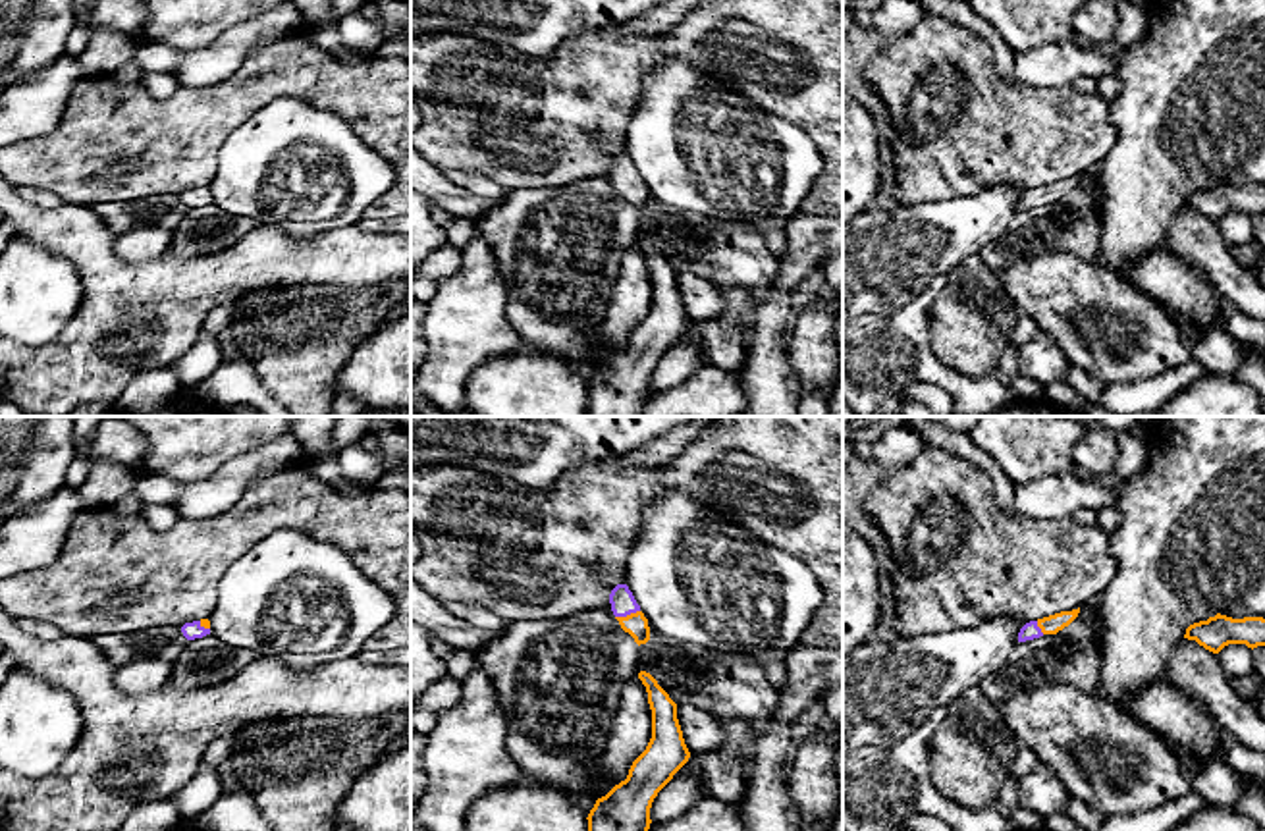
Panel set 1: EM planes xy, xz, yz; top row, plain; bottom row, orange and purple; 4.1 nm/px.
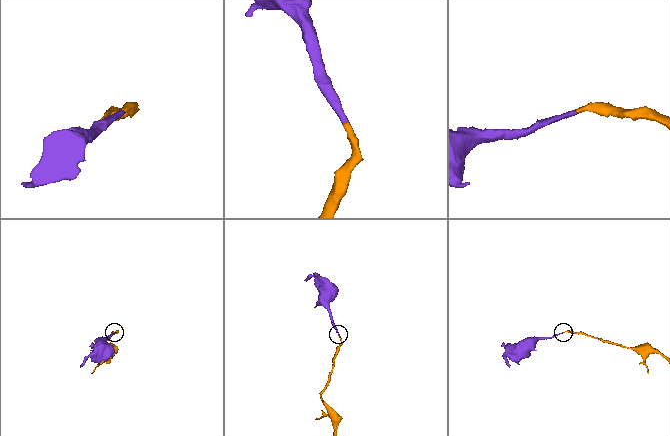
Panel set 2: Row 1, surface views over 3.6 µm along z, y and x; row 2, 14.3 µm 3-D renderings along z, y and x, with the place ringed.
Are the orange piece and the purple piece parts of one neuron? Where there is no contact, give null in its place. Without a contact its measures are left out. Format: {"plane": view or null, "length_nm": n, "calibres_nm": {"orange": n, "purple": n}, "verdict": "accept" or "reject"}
{"plane": "xz", "length_nm": 110, "calibres_nm": {"orange": 100, "purple": 100}, "verdict": "accept"}

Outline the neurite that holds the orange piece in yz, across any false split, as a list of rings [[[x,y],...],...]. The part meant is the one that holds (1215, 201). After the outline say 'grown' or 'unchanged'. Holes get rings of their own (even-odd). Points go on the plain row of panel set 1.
[[[1217,181],[1207,189],[1190,193],[1184,206],[1196,208],[1199,214],[1213,222],[1219,222],[1228,212],[1246,212],[1253,218],[1257,214],[1265,214],[1265,187],[1232,187]]]; unchanged

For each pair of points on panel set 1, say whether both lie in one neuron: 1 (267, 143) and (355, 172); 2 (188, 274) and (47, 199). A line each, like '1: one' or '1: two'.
1: one
2: two

